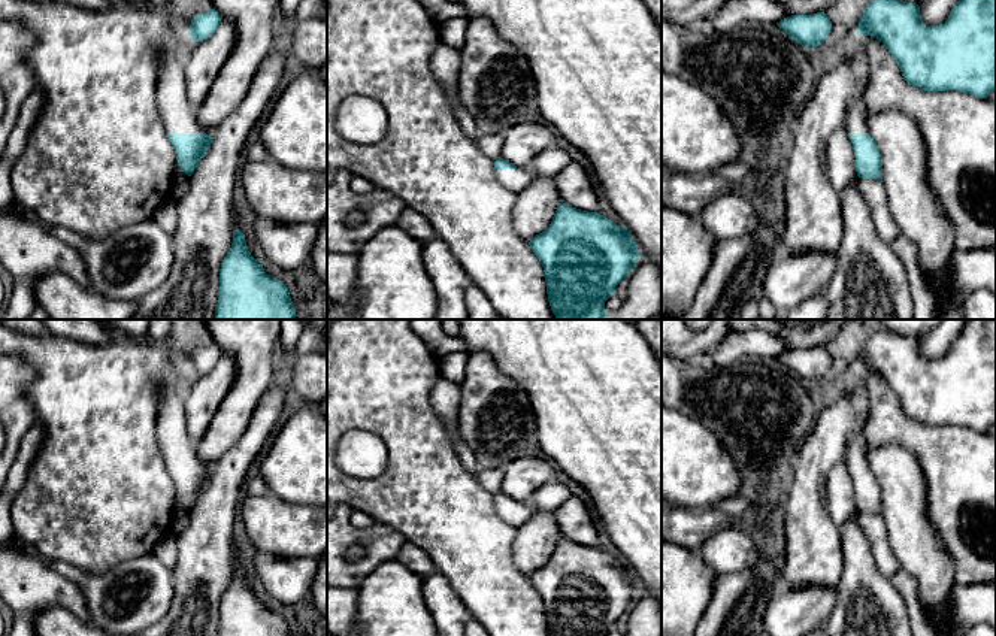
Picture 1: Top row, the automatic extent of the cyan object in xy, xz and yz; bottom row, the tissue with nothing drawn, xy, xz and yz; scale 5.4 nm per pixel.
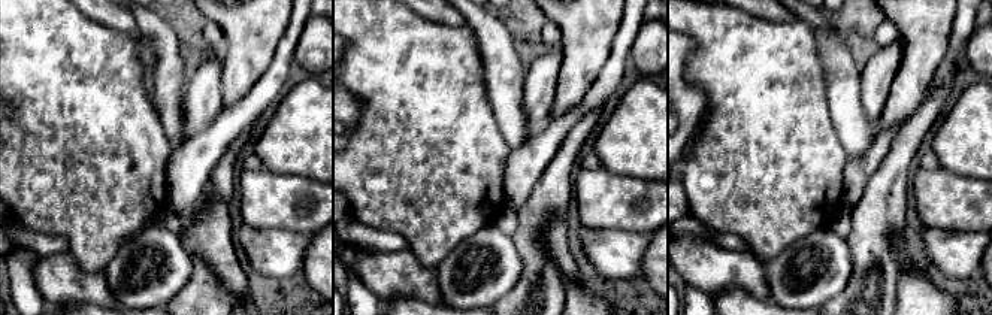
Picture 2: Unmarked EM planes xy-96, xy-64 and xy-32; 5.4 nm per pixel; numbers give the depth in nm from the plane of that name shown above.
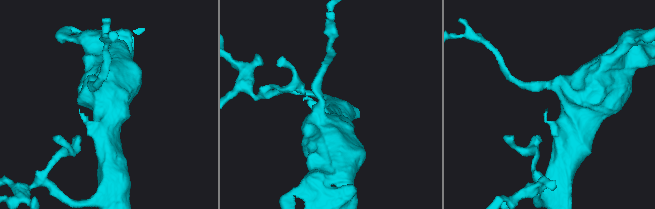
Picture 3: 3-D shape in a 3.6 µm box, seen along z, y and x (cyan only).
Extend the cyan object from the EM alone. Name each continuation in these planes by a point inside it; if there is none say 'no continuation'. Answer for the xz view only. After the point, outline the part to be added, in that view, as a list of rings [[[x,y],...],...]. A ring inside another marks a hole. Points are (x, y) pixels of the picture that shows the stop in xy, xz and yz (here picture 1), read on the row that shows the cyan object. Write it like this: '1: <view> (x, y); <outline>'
1: xz (517, 179); [[[523,167],[517,169],[494,169],[496,179],[509,191],[520,194],[533,181],[535,175]]]

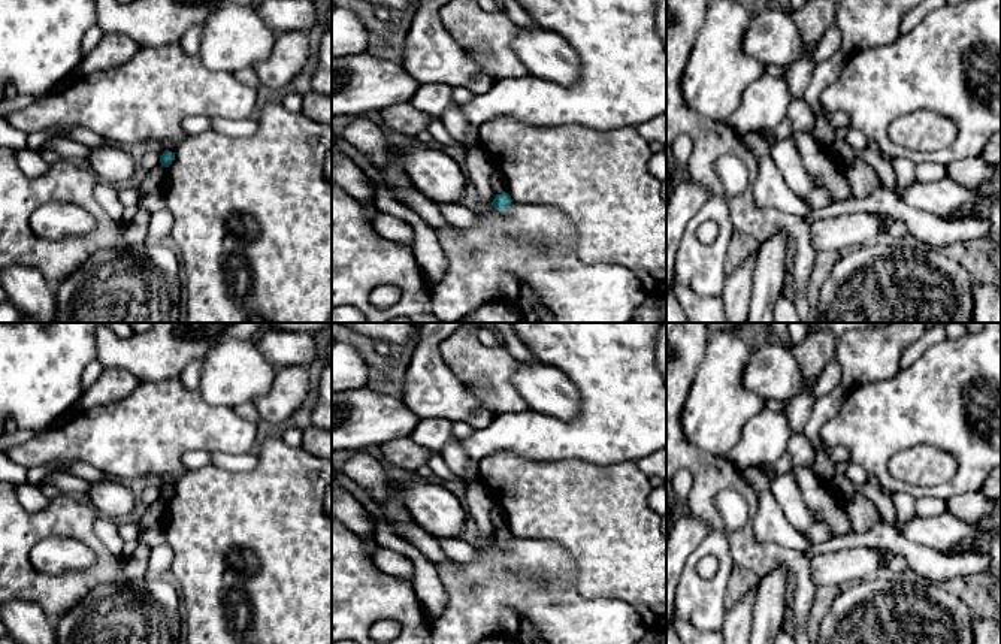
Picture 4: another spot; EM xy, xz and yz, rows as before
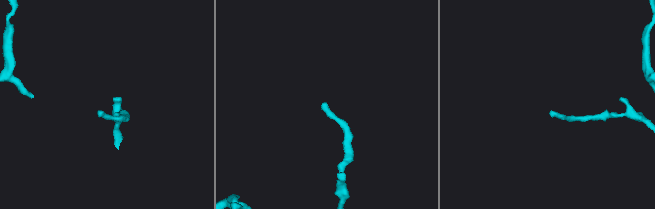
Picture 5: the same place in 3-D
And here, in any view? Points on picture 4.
no continuation

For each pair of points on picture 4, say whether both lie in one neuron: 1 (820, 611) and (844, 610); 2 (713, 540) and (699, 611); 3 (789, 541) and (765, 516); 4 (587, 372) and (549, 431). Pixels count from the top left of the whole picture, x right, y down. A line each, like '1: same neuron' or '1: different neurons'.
1: different neurons
2: same neuron
3: same neuron
4: same neuron

